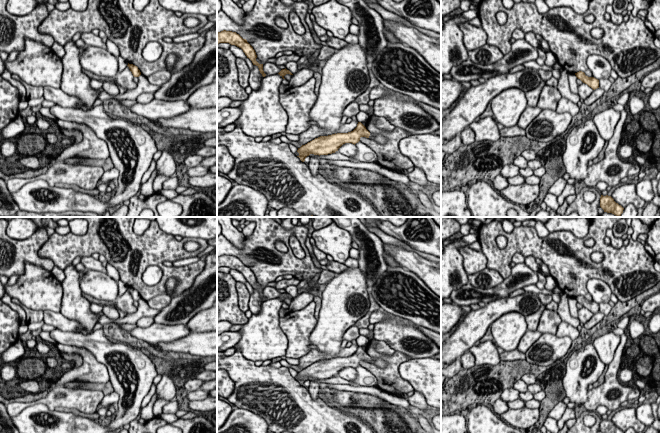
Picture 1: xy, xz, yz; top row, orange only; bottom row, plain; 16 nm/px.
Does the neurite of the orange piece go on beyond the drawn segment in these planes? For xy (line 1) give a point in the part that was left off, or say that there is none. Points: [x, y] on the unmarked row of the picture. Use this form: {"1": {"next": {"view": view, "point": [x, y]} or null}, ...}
{"1": {"next": null}}

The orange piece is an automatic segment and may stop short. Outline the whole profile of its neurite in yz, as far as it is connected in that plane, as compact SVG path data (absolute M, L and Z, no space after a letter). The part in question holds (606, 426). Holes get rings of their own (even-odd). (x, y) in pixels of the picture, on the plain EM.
M603 420L600 421L600 431L602 433L624 433L621 429L616 427L611 420Z

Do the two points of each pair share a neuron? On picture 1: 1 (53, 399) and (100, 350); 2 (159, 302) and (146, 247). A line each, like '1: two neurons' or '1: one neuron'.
1: two neurons
2: two neurons

